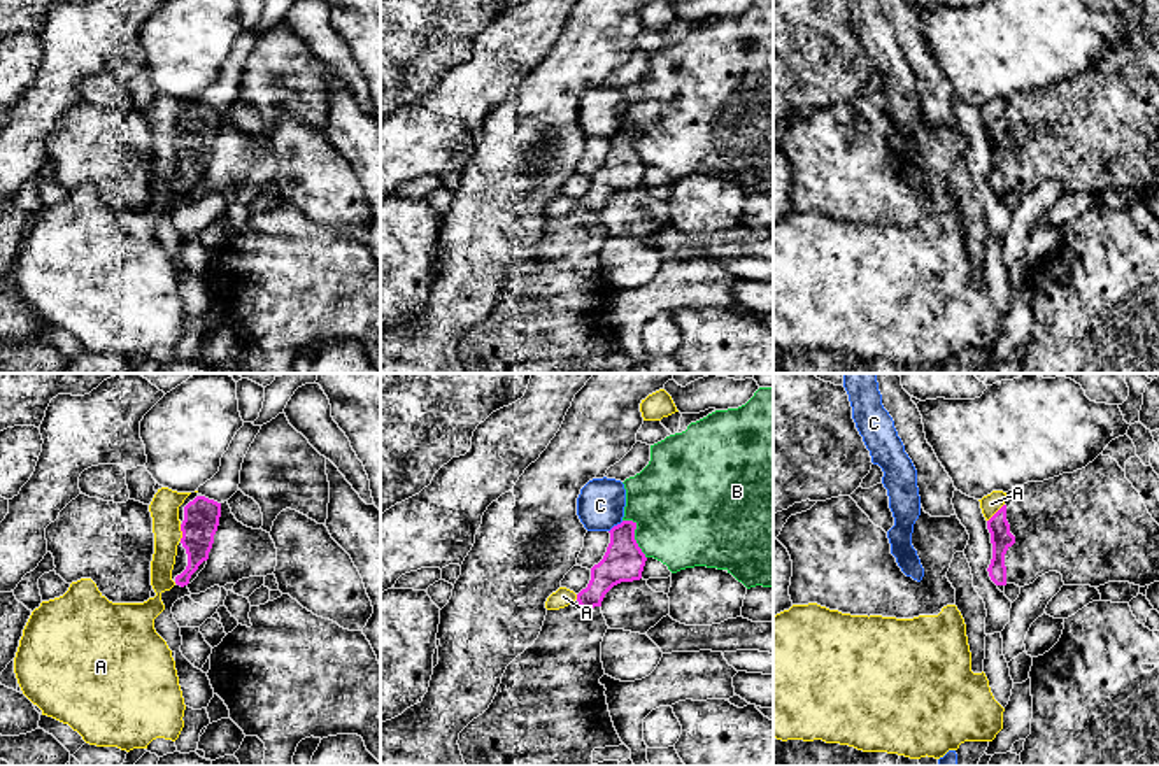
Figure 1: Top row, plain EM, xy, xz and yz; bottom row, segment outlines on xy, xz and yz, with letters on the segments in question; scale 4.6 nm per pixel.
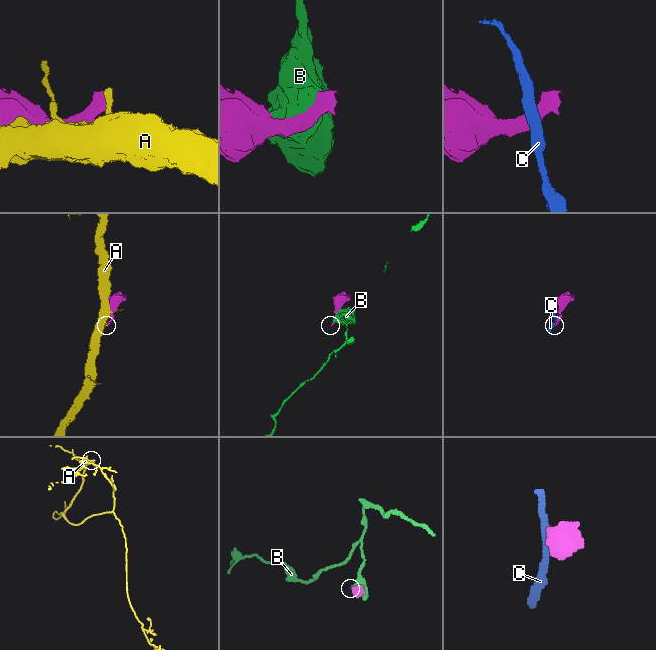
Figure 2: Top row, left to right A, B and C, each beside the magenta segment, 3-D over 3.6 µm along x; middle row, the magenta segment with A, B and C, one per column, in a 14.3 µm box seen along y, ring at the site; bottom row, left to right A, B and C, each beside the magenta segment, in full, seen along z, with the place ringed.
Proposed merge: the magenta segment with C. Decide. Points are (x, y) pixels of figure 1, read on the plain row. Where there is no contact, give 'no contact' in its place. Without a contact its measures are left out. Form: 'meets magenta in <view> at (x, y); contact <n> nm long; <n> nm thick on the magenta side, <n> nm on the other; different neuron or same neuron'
meets magenta in xz at (618, 132); contact 90 nm long; 190 nm thick on the magenta side, 220 nm on the other; different neuron

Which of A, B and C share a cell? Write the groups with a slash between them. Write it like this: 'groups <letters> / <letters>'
groups A / B / C

